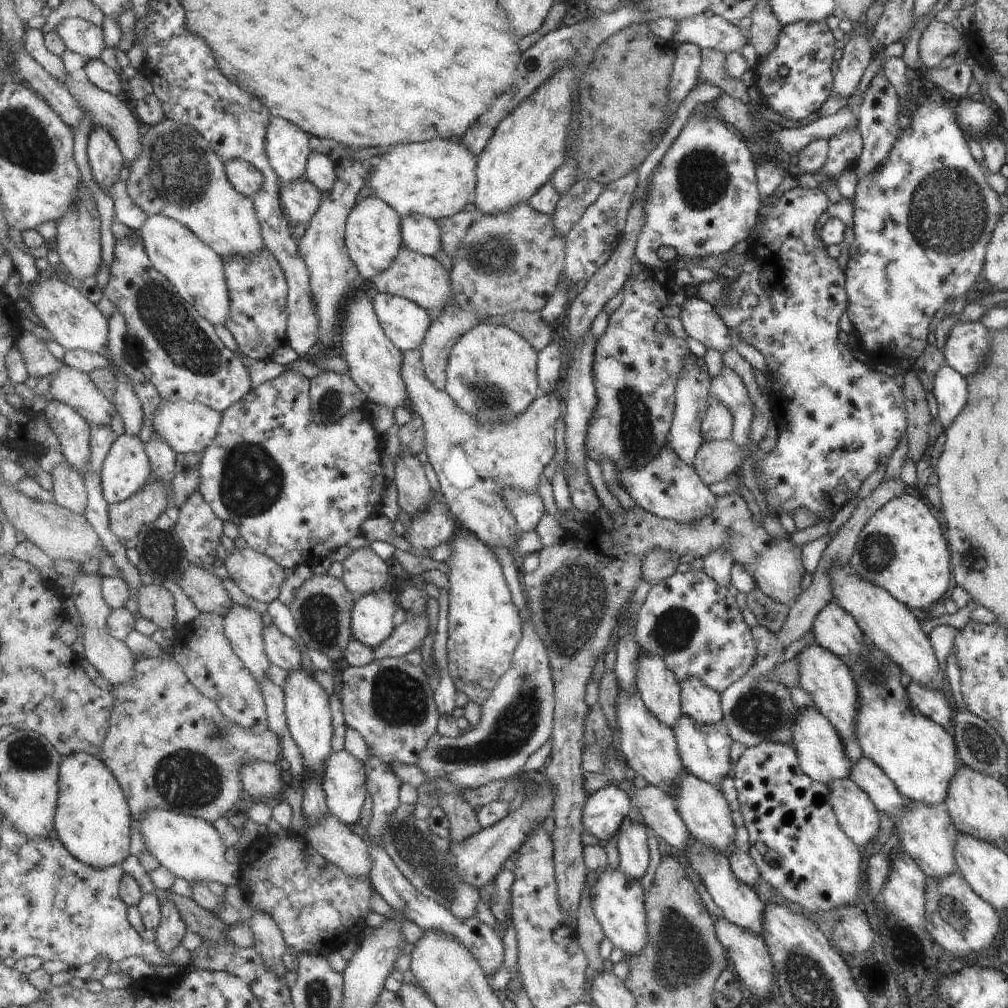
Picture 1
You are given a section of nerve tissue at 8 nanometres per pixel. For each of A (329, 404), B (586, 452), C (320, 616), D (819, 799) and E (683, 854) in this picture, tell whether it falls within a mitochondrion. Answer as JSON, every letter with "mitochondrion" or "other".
{"A":"mitochondrion","B":"other","C":"mitochondrion","D":"other","E":"other"}

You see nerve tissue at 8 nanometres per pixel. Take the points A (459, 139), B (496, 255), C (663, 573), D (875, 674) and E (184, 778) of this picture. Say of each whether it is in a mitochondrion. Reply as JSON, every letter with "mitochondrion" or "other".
{"A":"other","B":"mitochondrion","C":"other","D":"mitochondrion","E":"mitochondrion"}

